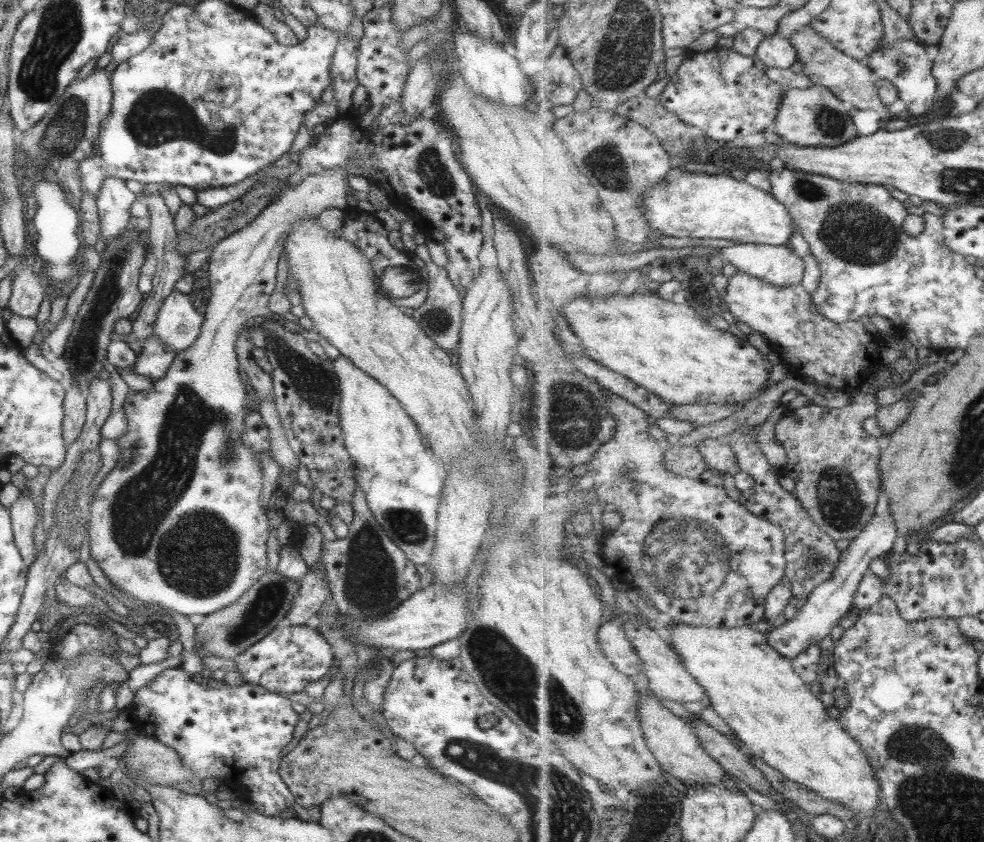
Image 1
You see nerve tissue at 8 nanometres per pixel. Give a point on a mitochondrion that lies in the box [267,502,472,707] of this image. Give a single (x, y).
(370, 584)

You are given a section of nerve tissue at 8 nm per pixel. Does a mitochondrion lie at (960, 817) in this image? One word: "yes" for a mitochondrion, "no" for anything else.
yes

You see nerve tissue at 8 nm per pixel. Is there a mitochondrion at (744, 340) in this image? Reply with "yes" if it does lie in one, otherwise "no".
no

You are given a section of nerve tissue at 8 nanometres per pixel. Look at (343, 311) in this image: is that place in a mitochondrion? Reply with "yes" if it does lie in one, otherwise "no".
no

